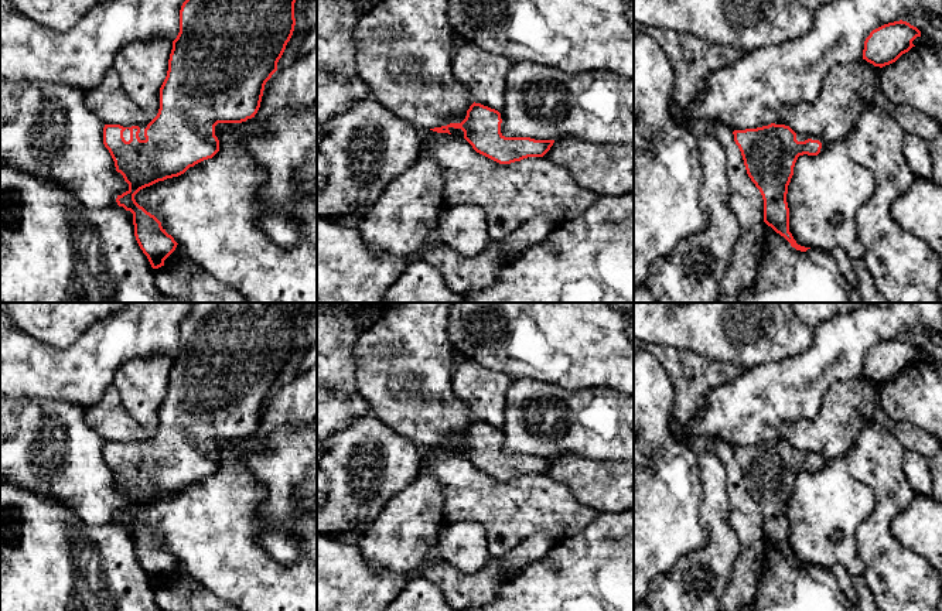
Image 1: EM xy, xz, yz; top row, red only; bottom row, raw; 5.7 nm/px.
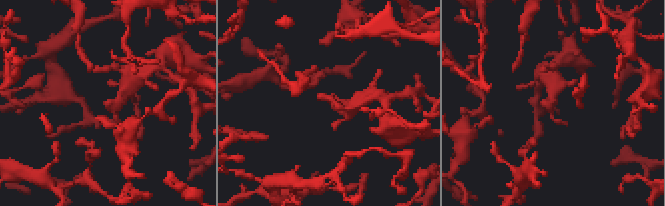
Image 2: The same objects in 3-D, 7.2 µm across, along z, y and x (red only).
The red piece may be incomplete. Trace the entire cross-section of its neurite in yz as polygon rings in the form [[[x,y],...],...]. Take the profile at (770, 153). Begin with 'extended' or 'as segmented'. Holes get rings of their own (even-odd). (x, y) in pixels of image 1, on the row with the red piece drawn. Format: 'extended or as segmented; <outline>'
extended; [[[781,120],[768,126],[734,130],[748,177],[764,199],[764,222],[784,236],[792,248],[806,252],[789,232],[788,185],[799,156],[818,156],[823,143],[819,137],[795,133]]]

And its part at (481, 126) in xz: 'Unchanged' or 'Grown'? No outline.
Grown

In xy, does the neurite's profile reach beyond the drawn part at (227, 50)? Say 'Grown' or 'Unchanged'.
Grown

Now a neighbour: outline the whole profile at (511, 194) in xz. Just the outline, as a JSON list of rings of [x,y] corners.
[[[430,129],[419,133],[419,153],[426,151],[440,167],[443,204],[482,208],[494,240],[540,215],[559,226],[600,198],[577,184],[566,167],[546,157],[499,164],[477,153],[465,139]]]

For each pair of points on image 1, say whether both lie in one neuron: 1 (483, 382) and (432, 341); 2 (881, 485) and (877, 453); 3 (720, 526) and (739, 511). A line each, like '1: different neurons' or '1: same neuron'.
1: different neurons
2: same neuron
3: different neurons

